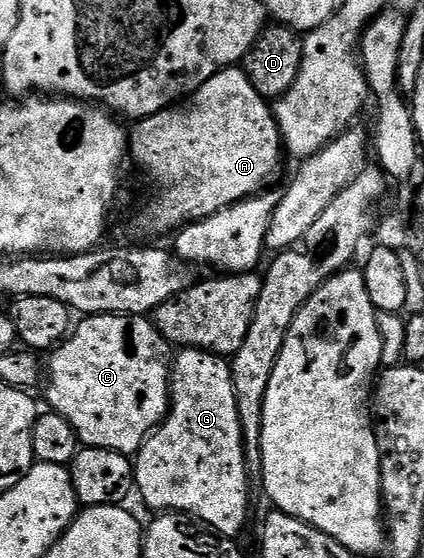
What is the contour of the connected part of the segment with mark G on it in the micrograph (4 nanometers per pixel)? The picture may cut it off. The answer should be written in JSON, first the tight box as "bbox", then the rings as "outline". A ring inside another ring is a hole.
{"bbox":[132,348,252,538],"outline":[[[183,348],[173,357],[170,411],[165,420],[146,437],[132,463],[137,495],[142,495],[143,502],[155,508],[155,513],[177,512],[195,521],[203,520],[210,527],[207,529],[226,538],[237,537],[237,532],[245,530],[246,519],[250,516],[252,481],[246,474],[240,414],[236,410],[236,390],[232,386],[230,365],[223,357],[205,352],[203,348]]]}

